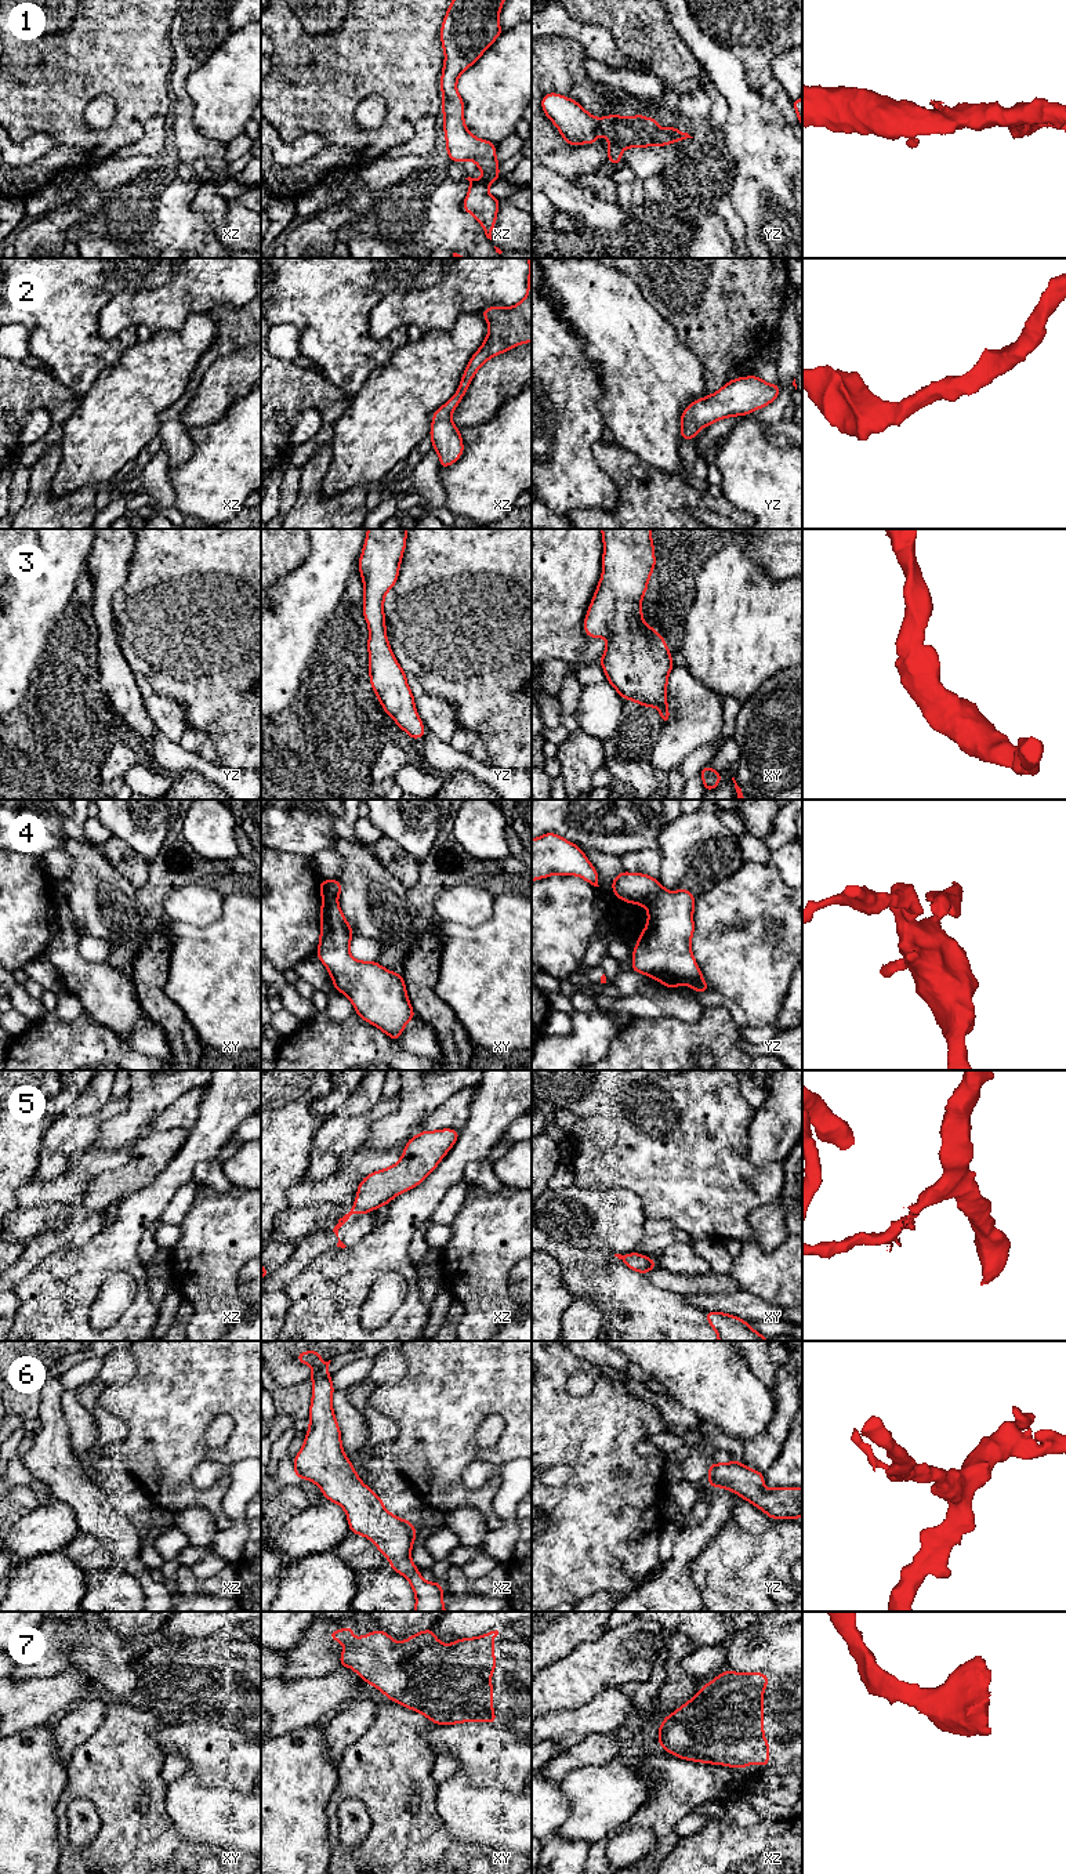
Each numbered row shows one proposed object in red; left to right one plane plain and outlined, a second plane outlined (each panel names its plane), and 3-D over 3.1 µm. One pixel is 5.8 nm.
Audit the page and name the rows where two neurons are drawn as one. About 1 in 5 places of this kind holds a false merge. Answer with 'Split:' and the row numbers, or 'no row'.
Split: 4, 5

